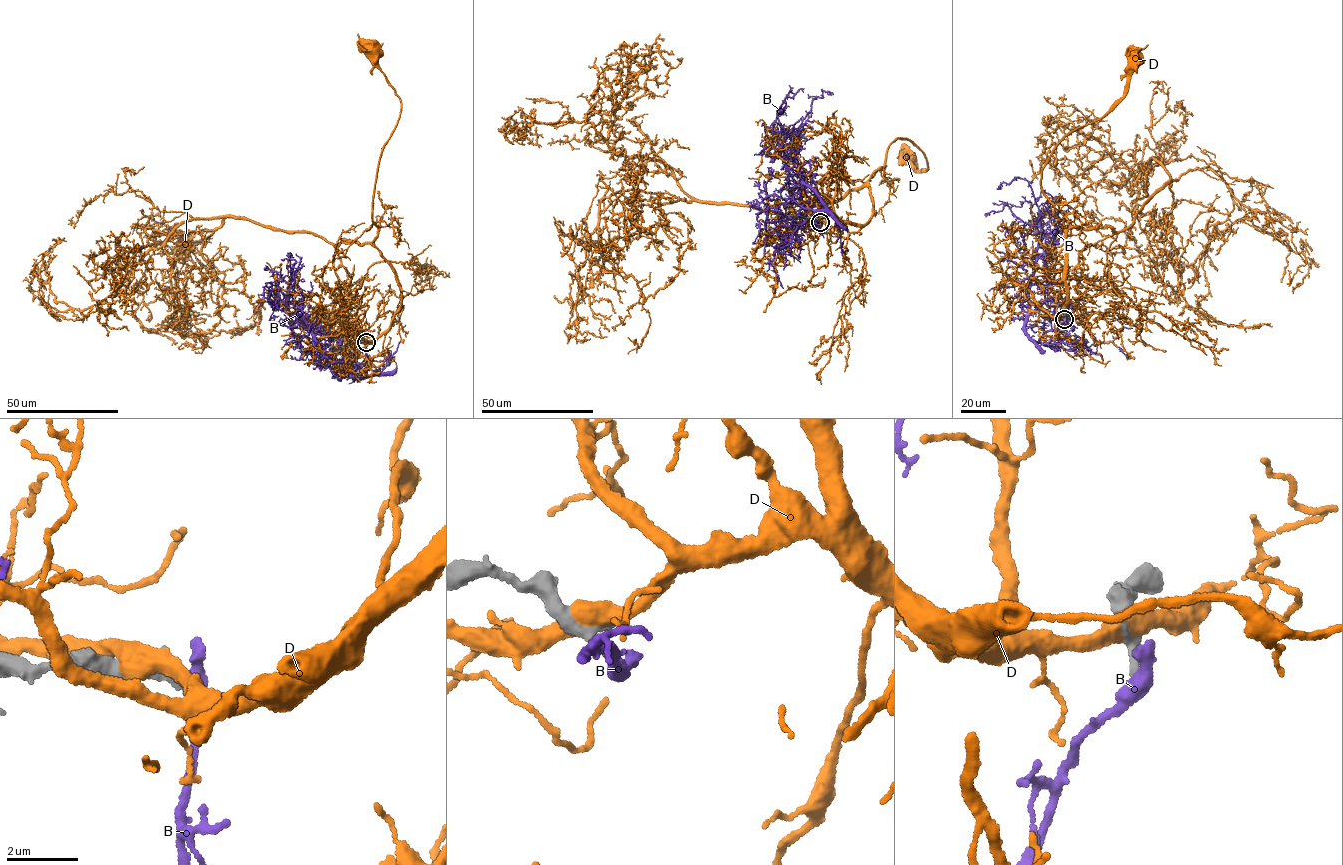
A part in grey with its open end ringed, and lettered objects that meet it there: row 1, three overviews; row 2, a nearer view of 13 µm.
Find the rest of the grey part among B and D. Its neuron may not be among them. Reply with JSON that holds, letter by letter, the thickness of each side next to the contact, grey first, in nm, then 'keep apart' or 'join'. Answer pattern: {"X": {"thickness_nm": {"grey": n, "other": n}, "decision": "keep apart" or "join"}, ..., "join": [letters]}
{"B": {"thickness_nm": {"grey": 180, "other": 400}, "decision": "keep apart"}, "D": {"thickness_nm": {"grey": 400, "other": 600}, "decision": "keep apart"}, "join": []}

